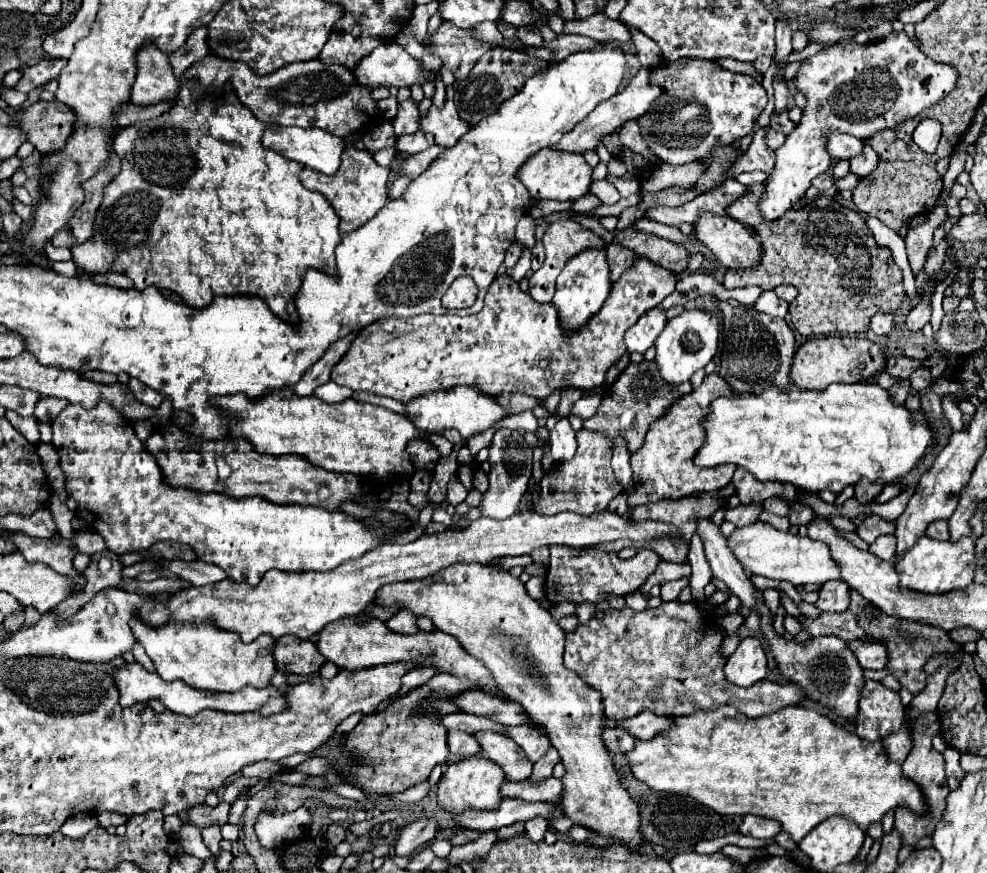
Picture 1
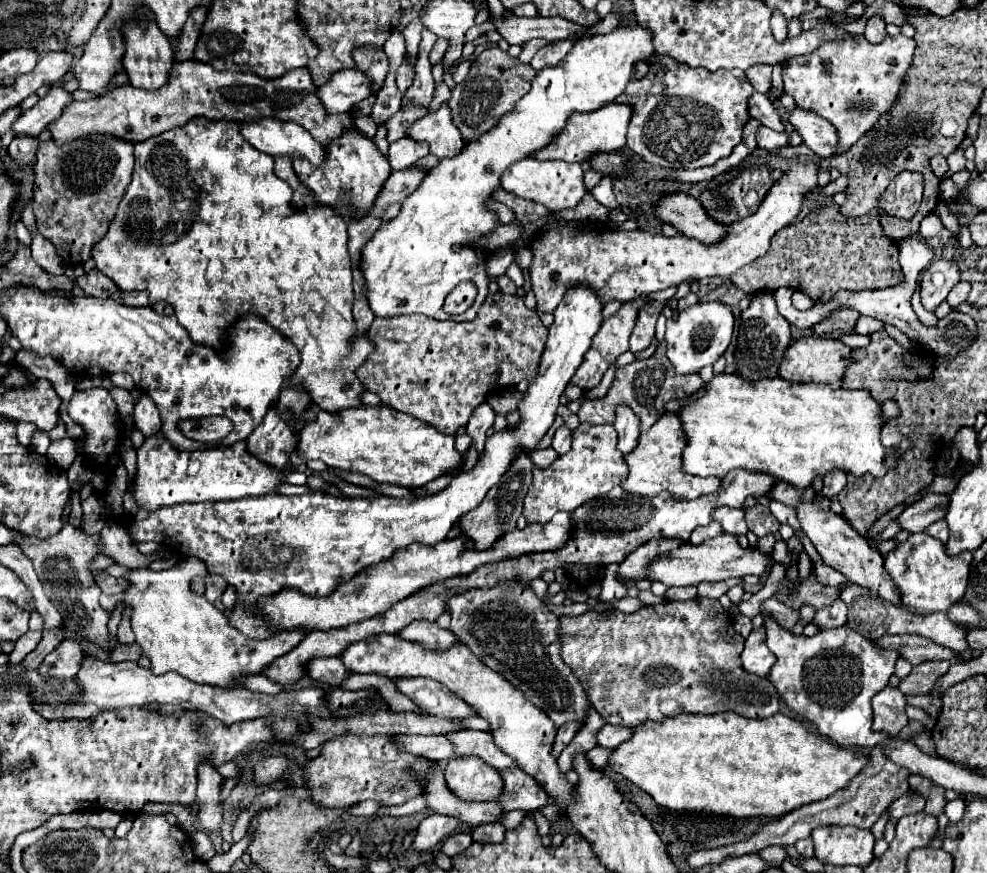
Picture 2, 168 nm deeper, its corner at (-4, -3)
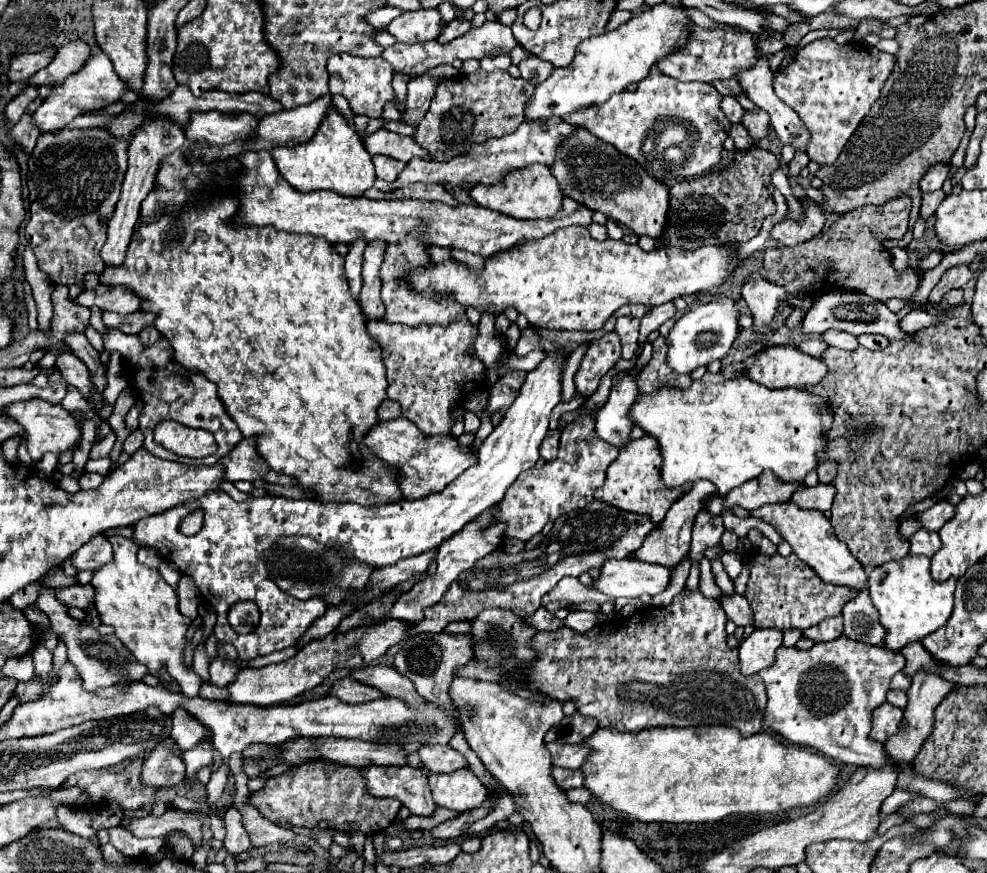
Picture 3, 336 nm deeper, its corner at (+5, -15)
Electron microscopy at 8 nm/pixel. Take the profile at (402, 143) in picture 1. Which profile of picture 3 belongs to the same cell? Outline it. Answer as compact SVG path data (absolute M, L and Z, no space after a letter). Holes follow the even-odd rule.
M372 156L372 164L374 164L374 170L376 170L376 178L386 180L386 182L394 182L406 166L404 162L392 160L388 156Z

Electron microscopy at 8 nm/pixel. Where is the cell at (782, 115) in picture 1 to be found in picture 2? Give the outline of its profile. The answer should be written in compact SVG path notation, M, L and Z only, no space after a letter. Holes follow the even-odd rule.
M757 94L757 96L751 96L749 98L749 112L763 126L767 126L771 130L777 130L777 132L783 132L783 128L785 128L783 126L783 120L781 120L779 112L775 110L773 102L765 94Z

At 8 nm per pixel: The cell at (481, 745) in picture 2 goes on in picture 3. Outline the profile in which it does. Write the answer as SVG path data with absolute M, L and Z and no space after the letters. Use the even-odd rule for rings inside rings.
M420 746L418 750L418 756L420 756L420 762L422 766L428 770L428 772L454 772L458 768L464 768L466 766L466 760L464 756L460 756L460 752L456 752L454 748L450 746Z

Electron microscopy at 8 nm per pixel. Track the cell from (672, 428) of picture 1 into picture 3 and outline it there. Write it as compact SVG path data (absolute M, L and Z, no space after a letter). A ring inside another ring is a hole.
M642 436L640 440L634 440L626 448L620 450L618 458L606 470L604 486L596 490L594 498L600 502L606 502L606 504L612 504L614 508L620 508L624 512L646 514L646 516L650 516L652 522L660 524L664 520L668 508L688 490L690 490L690 486L668 488L662 484L658 442L652 436Z

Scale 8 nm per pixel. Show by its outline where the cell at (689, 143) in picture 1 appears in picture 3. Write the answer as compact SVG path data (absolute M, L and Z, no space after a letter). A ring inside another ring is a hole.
M658 66L640 80L636 92L618 92L596 108L584 108L564 116L568 124L580 124L594 136L616 146L622 154L634 158L644 170L662 182L694 178L712 170L720 162L722 142L730 126L720 110L722 96L704 82L680 82L664 76Z

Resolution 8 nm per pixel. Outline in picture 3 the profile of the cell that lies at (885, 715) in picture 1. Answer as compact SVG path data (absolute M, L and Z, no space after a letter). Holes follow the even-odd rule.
M884 702L882 706L878 706L874 710L870 736L878 742L886 742L892 736L892 732L898 730L900 722L902 722L902 708L896 708L896 706Z

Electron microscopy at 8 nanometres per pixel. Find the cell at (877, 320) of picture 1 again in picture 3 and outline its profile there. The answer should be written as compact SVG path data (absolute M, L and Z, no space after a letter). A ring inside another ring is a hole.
M828 330L828 332L824 332L822 340L824 340L828 346L836 346L836 348L842 348L842 350L858 348L856 336L848 334L848 332L840 332L840 330Z

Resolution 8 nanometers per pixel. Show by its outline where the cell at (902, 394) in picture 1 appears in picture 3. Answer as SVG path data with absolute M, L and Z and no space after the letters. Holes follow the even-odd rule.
M824 461L817 467L817 474L820 483L829 484L837 474L836 462ZM830 475L830 476L829 476Z

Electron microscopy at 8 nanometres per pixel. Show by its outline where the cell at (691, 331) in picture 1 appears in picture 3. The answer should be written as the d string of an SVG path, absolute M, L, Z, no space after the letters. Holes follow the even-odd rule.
M720 298L708 304L700 304L690 308L688 312L684 312L682 318L676 320L674 328L670 330L670 336L666 338L670 350L668 350L668 364L674 372L680 374L688 374L698 366L706 366L712 360L722 360L730 346L734 344L736 336L740 334L740 310L738 310L738 302L734 302L732 298Z

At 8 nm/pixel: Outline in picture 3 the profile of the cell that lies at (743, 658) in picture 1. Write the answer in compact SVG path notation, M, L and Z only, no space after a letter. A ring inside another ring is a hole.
M764 628L754 630L748 638L744 638L738 646L740 650L740 672L744 676L756 674L774 664L774 652L782 644L782 632Z

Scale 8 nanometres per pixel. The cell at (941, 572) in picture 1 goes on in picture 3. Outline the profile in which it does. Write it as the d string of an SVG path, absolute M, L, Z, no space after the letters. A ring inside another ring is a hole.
M904 556L902 560L892 560L870 570L868 590L874 608L880 614L880 624L886 628L884 646L890 652L900 652L910 642L922 640L936 628L944 626L954 608L954 588L956 580L936 582L930 576L930 558L926 556Z

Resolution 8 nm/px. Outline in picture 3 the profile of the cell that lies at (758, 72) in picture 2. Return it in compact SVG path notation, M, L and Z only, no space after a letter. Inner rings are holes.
M732 78L732 80L716 80L716 82L712 82L712 86L722 94L722 96L738 96L738 94L742 94L742 90L740 90L740 86L738 86L738 82Z

